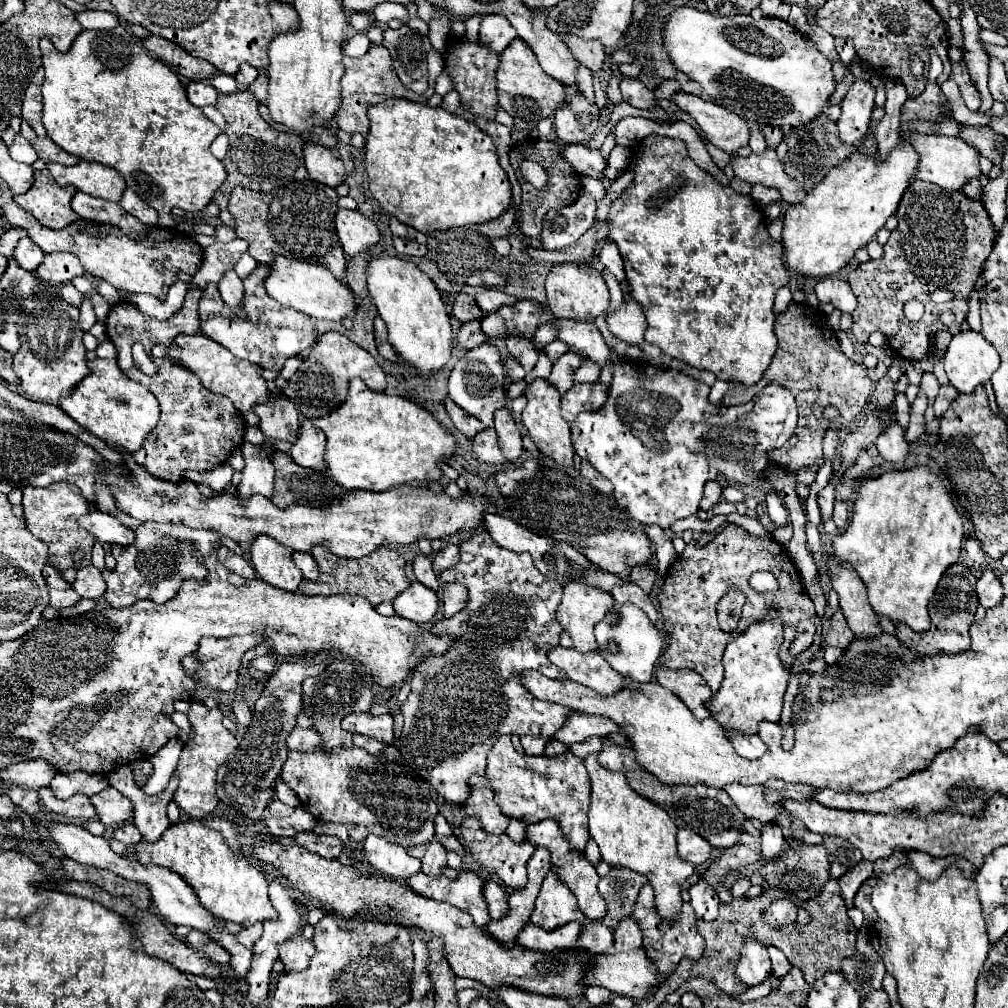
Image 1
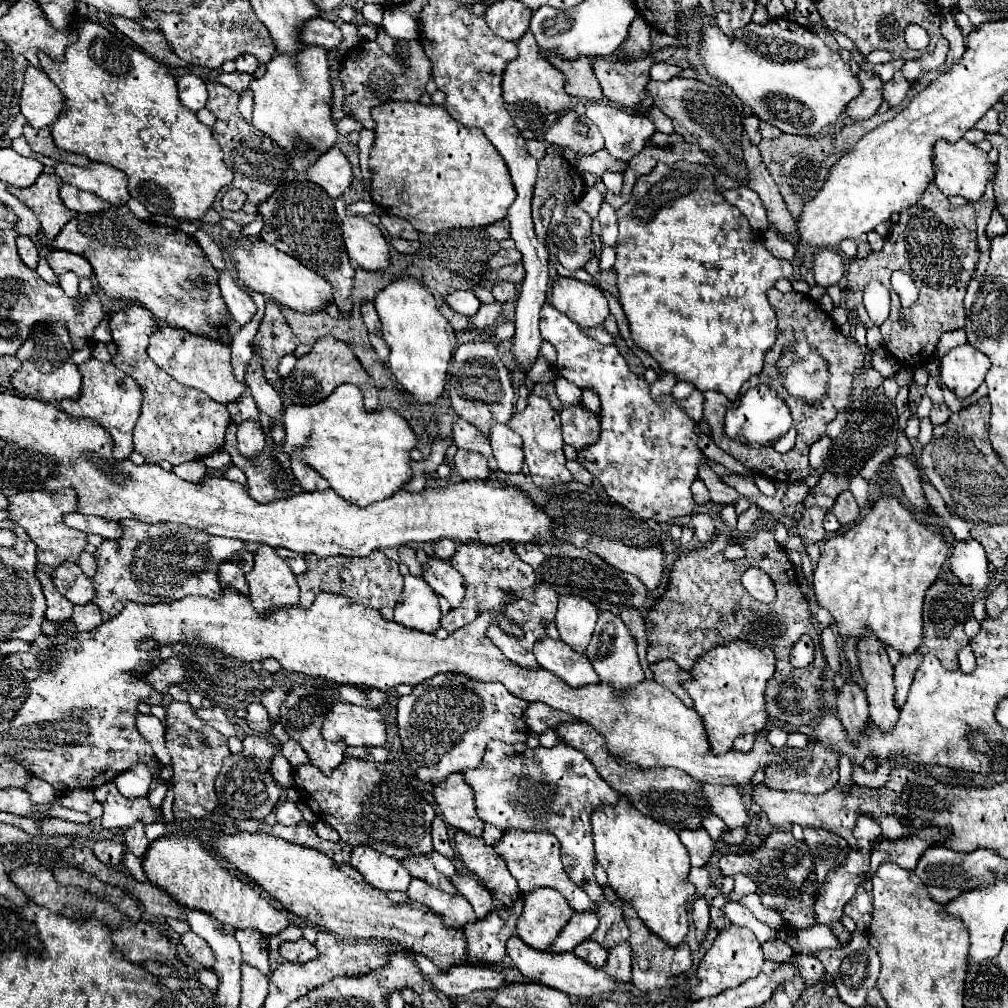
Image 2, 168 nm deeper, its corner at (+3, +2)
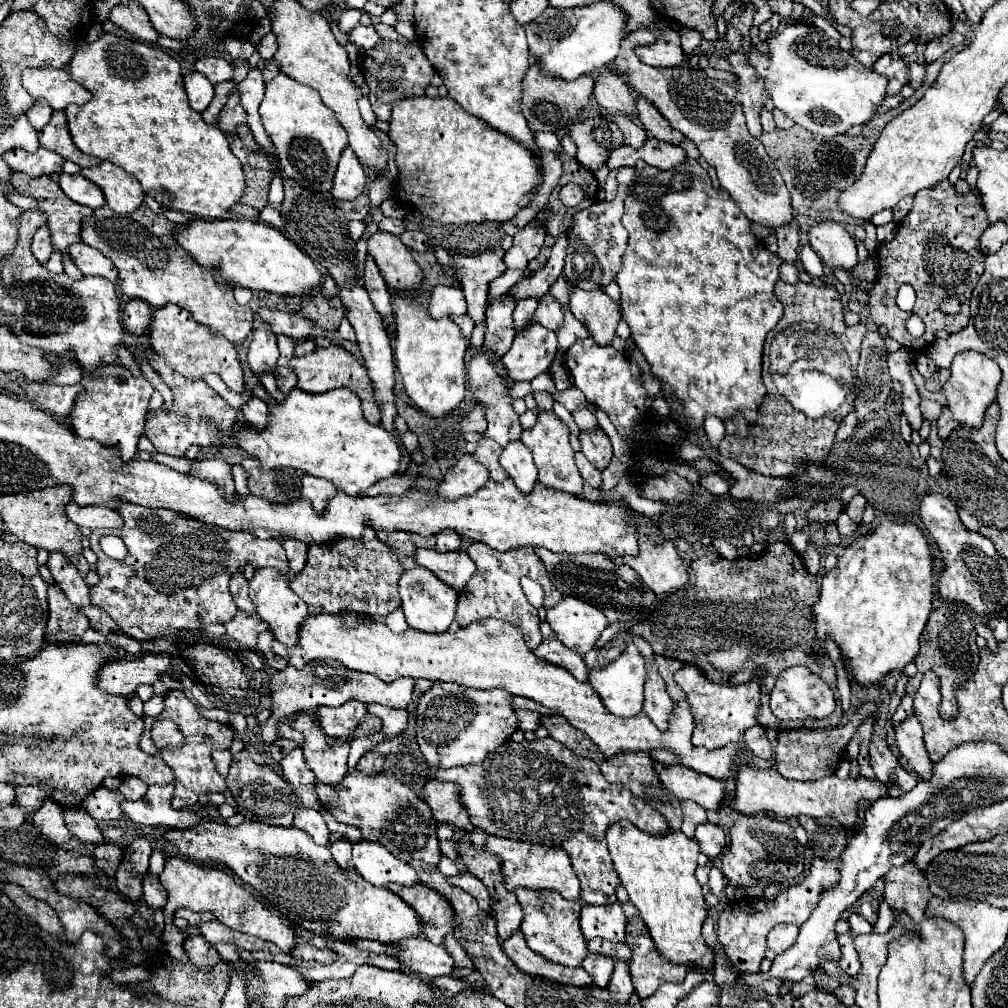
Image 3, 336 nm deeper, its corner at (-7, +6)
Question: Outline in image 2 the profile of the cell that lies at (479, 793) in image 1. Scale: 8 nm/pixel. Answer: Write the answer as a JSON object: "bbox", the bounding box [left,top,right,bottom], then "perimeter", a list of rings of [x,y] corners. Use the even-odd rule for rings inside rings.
{"bbox":[434,774,484,836],"perimeter":[[[452,774],[448,776],[448,780],[444,780],[444,784],[436,784],[434,800],[444,822],[474,836],[482,834],[484,822],[476,816],[472,788],[464,782],[460,774]]]}

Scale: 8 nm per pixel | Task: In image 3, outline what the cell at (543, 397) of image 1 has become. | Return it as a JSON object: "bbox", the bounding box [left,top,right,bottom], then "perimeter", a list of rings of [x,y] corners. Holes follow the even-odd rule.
{"bbox":[520,410,584,496],"perimeter":[[[540,410],[536,424],[530,430],[524,430],[520,440],[534,452],[534,462],[538,466],[538,482],[540,484],[578,496],[578,494],[582,494],[584,480],[574,464],[574,450],[570,448],[568,436],[570,436],[568,426],[552,410]]]}

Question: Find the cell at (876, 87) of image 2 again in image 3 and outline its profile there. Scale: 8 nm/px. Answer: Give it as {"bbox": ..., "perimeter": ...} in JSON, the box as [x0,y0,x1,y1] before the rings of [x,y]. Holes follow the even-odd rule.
{"bbox":[874,52,908,96],"perimeter":[[[890,52],[886,56],[882,56],[876,64],[874,70],[884,74],[888,78],[888,96],[894,96],[902,90],[904,84],[908,84],[908,70],[906,64],[900,62],[900,52]]]}

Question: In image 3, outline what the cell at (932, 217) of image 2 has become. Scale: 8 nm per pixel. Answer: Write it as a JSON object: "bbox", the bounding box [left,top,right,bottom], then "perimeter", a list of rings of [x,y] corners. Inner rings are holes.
{"bbox":[868,180,986,352],"perimeter":[[[948,180],[938,184],[938,188],[918,192],[918,196],[914,196],[912,210],[898,224],[894,240],[880,246],[878,280],[868,292],[868,306],[874,324],[884,326],[888,336],[894,338],[900,346],[918,352],[926,352],[932,346],[938,330],[946,330],[950,334],[964,330],[968,326],[968,306],[972,290],[984,272],[986,254],[980,248],[980,236],[986,228],[986,210],[980,206],[980,200],[974,192],[956,196],[956,190]],[[902,284],[910,284],[916,290],[916,306],[912,312],[900,310],[894,302],[894,296]],[[884,292],[892,294],[888,304],[880,302],[880,294]],[[946,298],[958,298],[960,312],[942,312],[940,306]],[[910,314],[918,314],[924,320],[926,332],[922,338],[912,338],[906,332],[904,322]]]}

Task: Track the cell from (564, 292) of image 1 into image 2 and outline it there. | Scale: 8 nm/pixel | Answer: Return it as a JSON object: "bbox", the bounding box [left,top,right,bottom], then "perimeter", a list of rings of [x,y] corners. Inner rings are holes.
{"bbox":[552,278,610,328],"perimeter":[[[558,278],[552,284],[552,304],[582,328],[598,326],[610,314],[602,292],[574,278]]]}

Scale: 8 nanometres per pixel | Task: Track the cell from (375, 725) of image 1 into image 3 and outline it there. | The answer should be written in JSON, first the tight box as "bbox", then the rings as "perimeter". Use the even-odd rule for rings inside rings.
{"bbox":[316,702,368,738],"perimeter":[[[346,702],[338,708],[320,706],[316,710],[322,730],[332,738],[352,738],[360,722],[368,716],[368,706],[362,702]]]}

